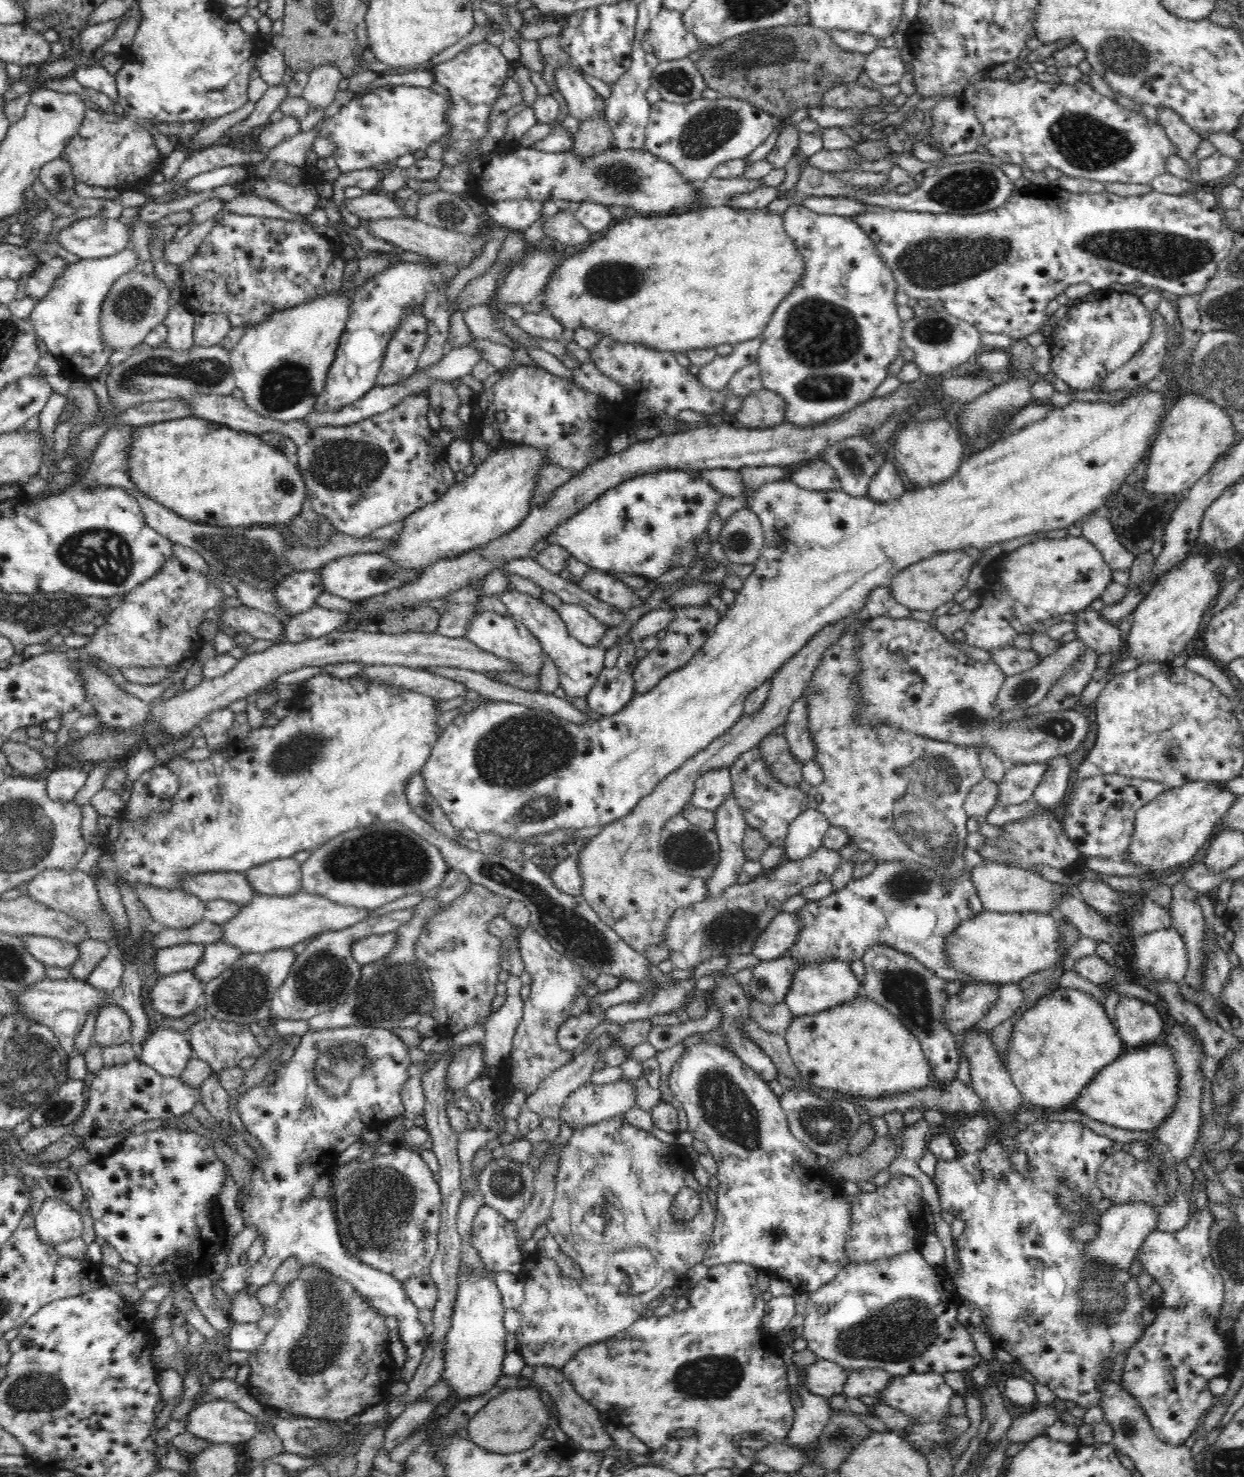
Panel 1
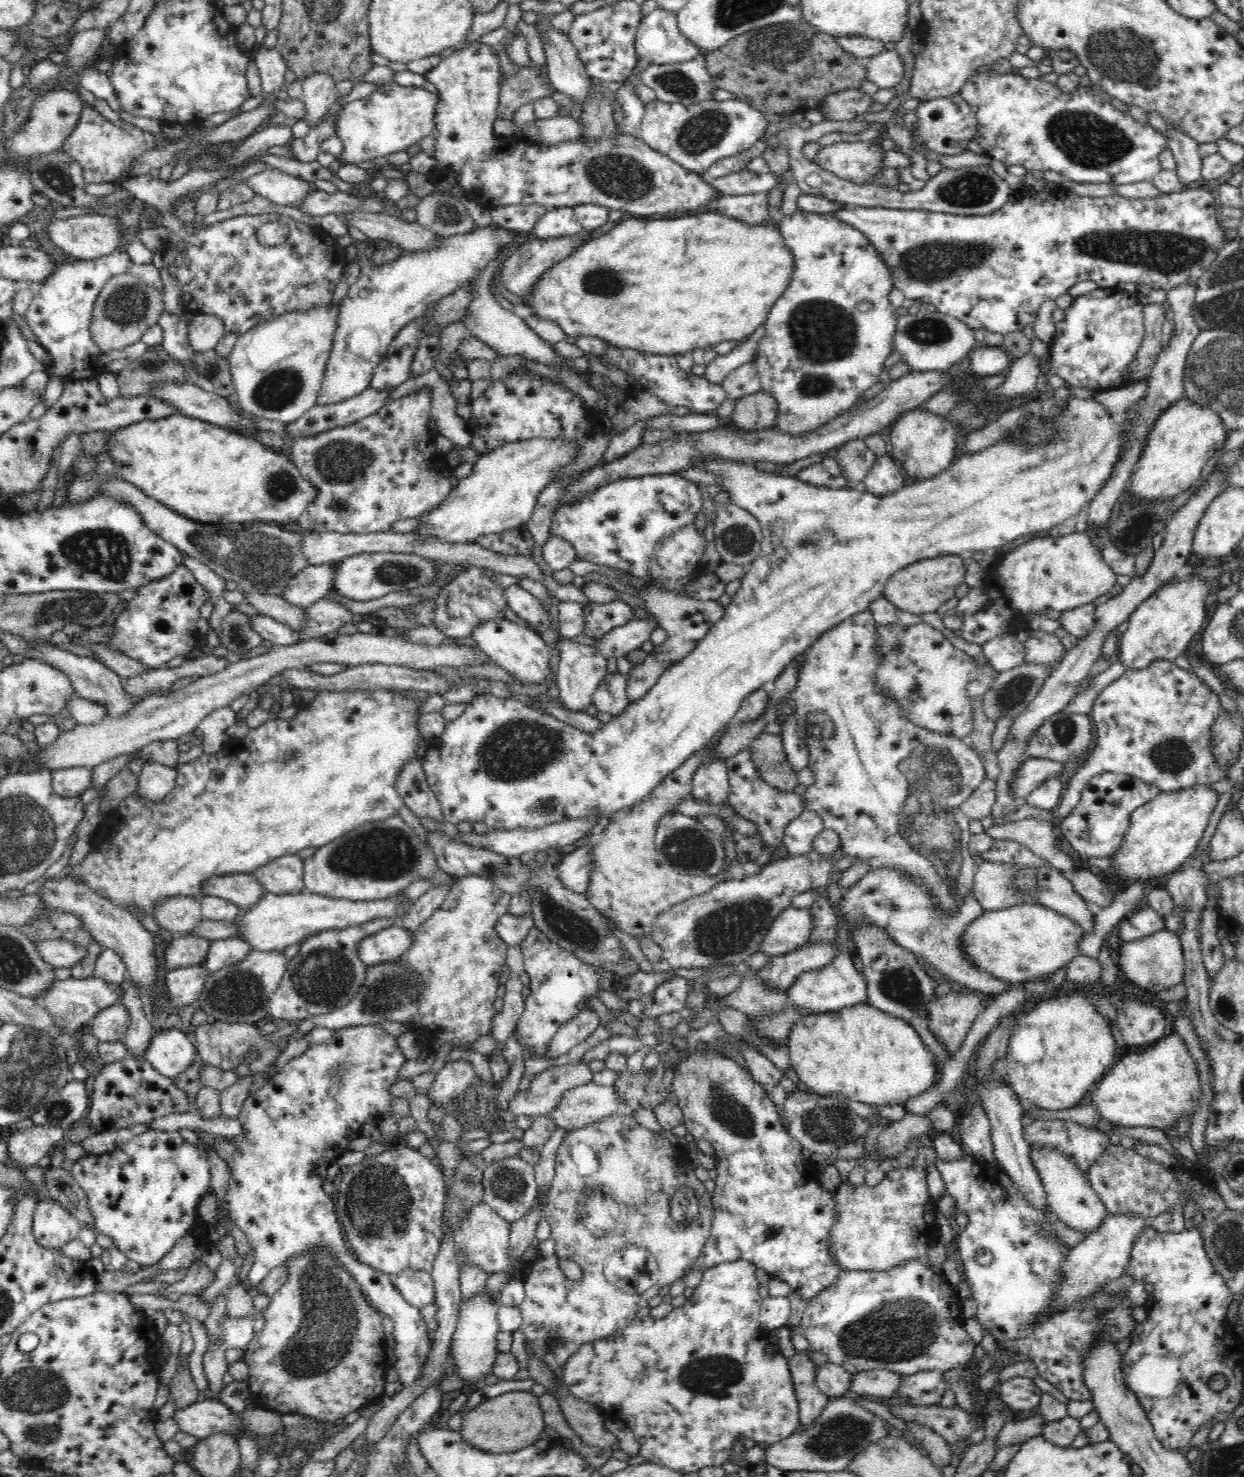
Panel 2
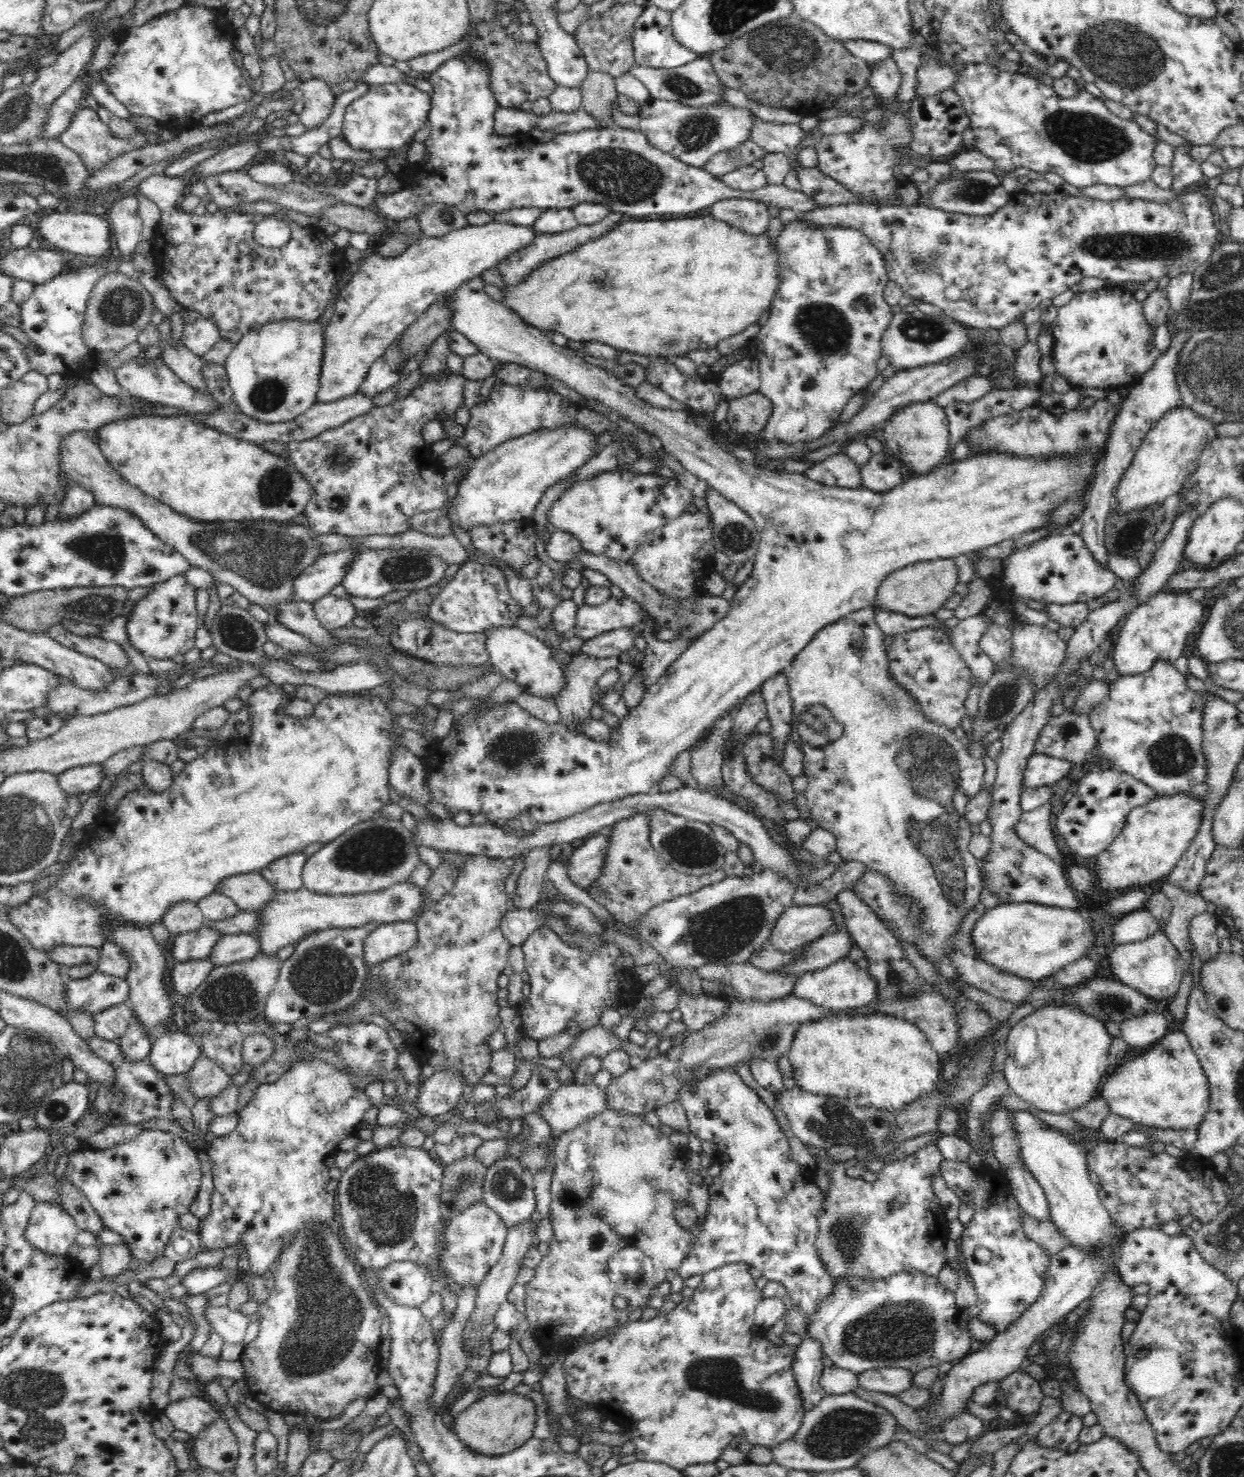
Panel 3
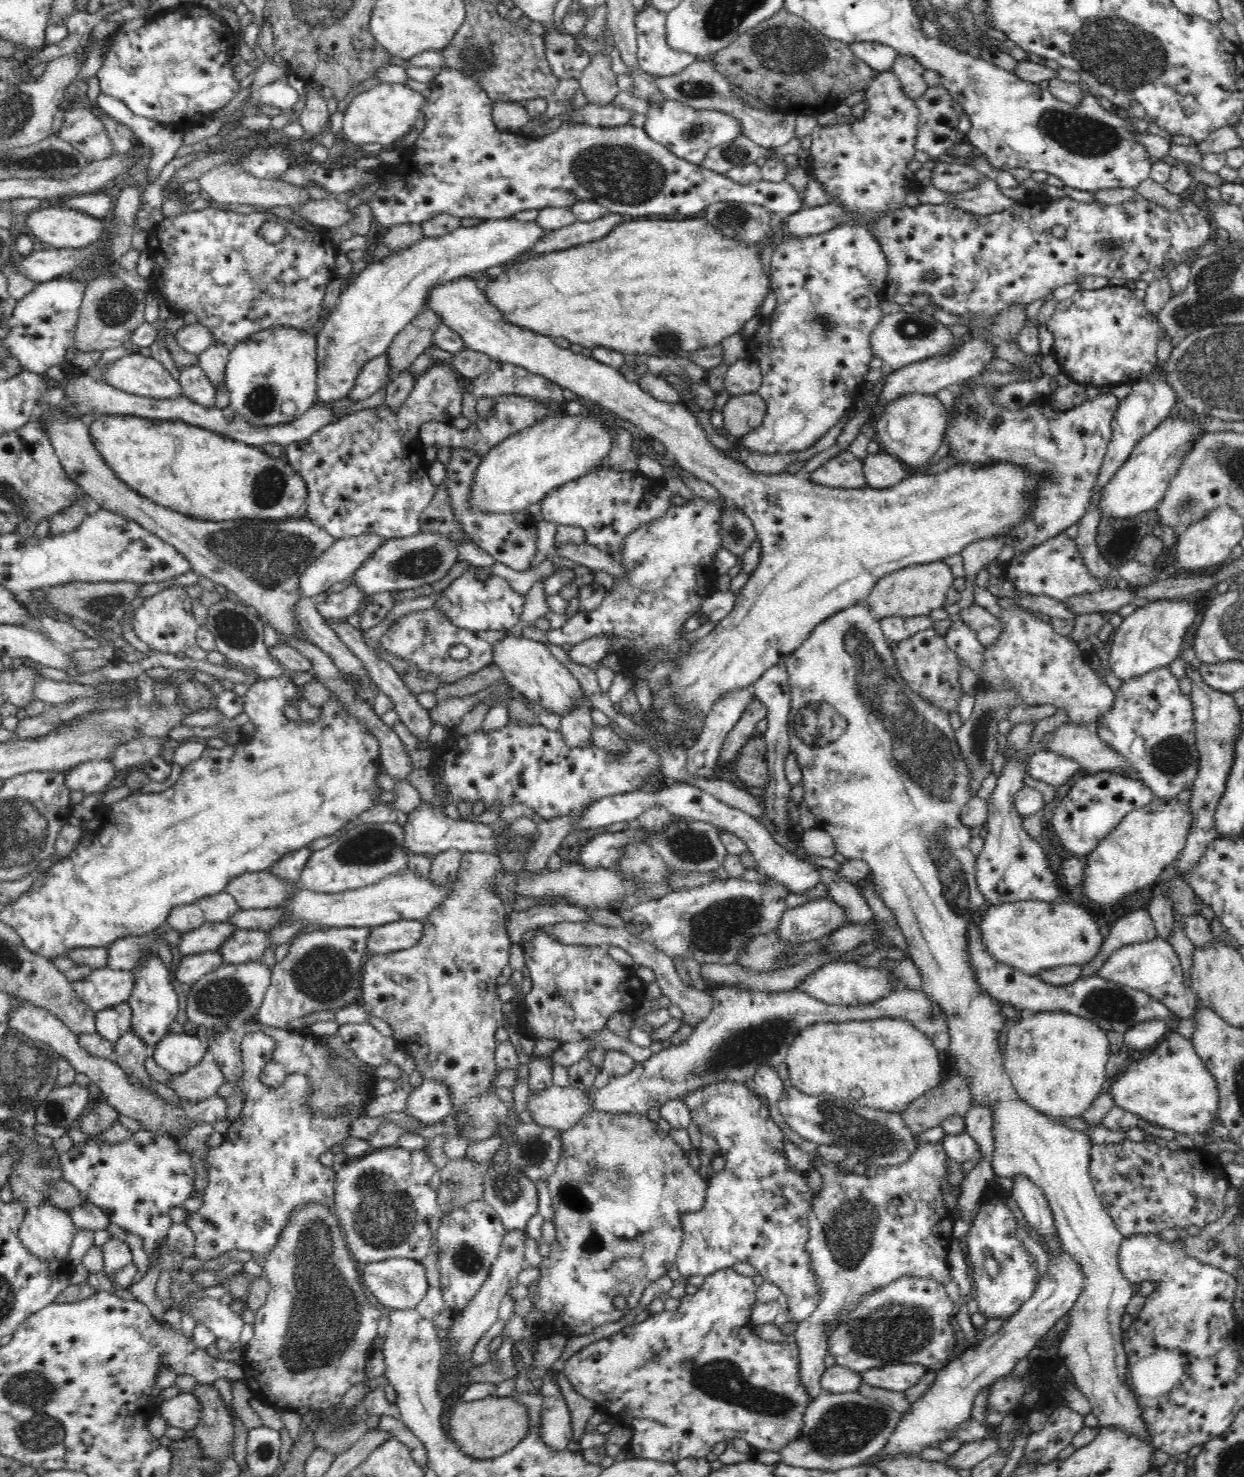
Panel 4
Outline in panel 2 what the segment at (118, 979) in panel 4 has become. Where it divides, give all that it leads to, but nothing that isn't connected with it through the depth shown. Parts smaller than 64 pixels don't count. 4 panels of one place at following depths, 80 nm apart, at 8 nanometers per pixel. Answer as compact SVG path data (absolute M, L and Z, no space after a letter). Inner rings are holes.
M86 977L84 979L68 978L66 980L56 979L52 988L42 992L34 998L34 1001L50 1012L54 1025L58 1027L58 1031L70 1033L74 1035L82 1028L88 1025L99 1014L100 1011L120 1003L124 996L124 988L121 984L106 982L98 977Z

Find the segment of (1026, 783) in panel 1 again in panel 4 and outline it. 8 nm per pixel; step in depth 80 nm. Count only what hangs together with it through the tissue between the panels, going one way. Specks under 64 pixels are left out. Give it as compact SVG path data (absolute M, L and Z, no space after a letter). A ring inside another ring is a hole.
M1051 750L1035 752L1028 762L1028 774L1032 778L1052 784L1056 788L1066 783L1080 768L1077 760L1056 754Z

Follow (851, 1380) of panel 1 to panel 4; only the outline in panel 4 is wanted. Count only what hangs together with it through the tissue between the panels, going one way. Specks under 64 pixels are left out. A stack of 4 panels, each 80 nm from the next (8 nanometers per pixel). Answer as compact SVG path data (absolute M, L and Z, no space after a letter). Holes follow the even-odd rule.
M892 1364L861 1372L861 1382L874 1388L904 1392L914 1386L930 1368L921 1364Z

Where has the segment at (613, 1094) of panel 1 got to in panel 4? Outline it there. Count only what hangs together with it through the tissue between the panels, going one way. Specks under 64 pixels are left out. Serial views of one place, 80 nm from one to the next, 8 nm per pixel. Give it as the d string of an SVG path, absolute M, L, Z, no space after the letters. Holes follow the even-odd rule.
M552 1085L542 1092L530 1093L526 1109L539 1126L564 1132L578 1125L582 1116L592 1111L592 1099L587 1091L572 1085Z

